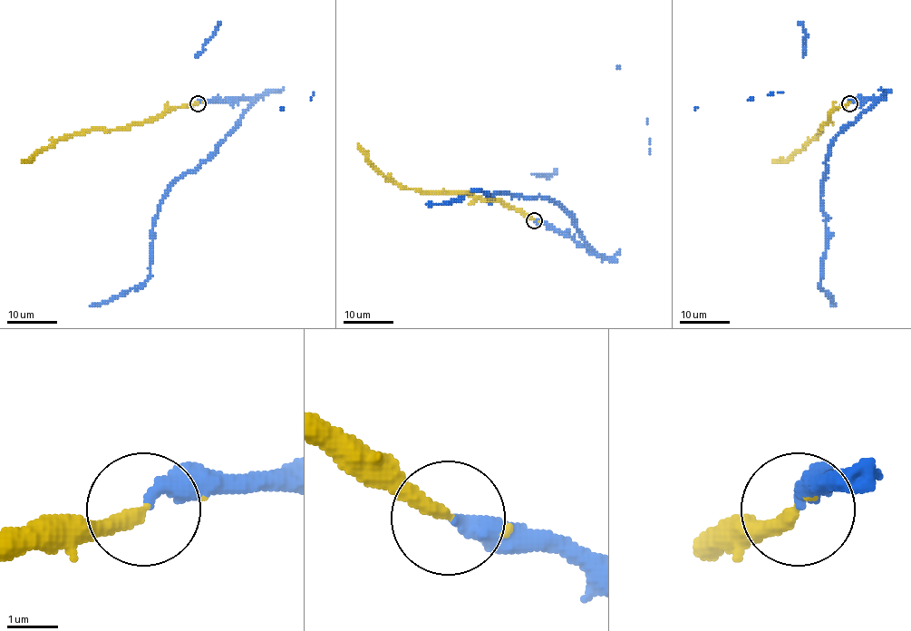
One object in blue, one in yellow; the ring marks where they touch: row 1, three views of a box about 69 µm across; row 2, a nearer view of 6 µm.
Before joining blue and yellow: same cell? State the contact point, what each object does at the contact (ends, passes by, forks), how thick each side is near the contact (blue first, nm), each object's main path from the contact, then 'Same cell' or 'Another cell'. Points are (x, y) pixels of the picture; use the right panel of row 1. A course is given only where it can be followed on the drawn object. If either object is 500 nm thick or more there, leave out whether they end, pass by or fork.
Place: (849, 103). At the ring blue ends. At the ring yellow passes by. Thickness 340 nm (blue) against 200 nm. Course of blue: (848, 102), (875, 101), (836, 137), (826, 160), (821, 203), (826, 251), (819, 286), (834, 305). Course of yellow: (848, 102), (838, 108), (822, 129), (789, 160), (772, 161). Same cell

